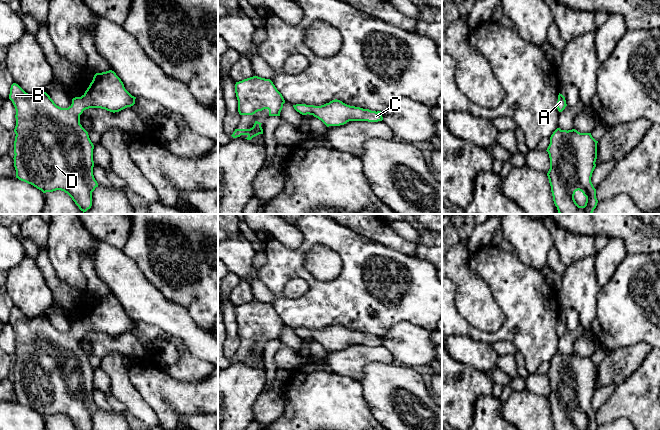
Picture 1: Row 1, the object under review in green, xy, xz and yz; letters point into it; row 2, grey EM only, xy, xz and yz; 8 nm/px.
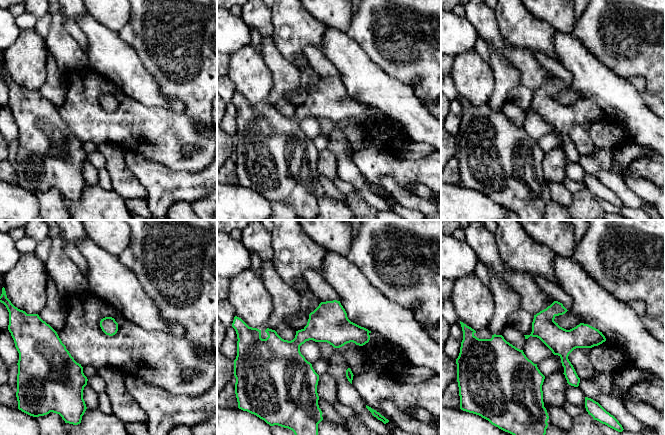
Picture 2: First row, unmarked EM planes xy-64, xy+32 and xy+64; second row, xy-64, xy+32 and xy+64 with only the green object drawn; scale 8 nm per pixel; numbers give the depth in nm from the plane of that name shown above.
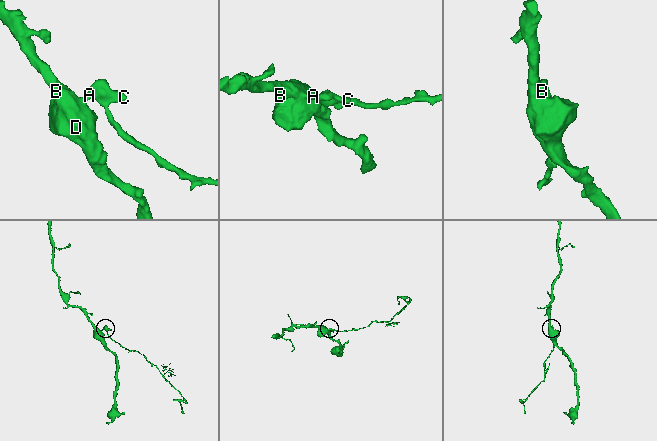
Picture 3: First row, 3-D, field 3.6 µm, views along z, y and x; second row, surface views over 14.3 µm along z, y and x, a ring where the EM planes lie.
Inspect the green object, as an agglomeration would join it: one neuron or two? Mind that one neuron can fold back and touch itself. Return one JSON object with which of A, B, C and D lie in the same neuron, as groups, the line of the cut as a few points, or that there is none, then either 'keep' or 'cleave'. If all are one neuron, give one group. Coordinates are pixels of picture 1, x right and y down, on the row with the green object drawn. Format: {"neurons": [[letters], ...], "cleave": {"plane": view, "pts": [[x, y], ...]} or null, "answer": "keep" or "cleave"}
{"neurons": [["A", "B", "C", "D"]], "cleave": null, "answer": "keep"}

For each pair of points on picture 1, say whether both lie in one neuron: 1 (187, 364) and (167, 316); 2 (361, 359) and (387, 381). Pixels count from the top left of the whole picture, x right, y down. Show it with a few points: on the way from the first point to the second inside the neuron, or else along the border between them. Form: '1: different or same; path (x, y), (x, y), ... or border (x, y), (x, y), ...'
1: different; border (155, 326), (176, 336), (192, 354)
2: different; border (391, 364), (368, 363), (359, 381)

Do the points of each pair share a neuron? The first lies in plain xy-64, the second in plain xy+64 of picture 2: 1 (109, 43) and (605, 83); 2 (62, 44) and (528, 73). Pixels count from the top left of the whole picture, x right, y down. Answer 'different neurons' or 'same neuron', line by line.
1: same neuron
2: different neurons

